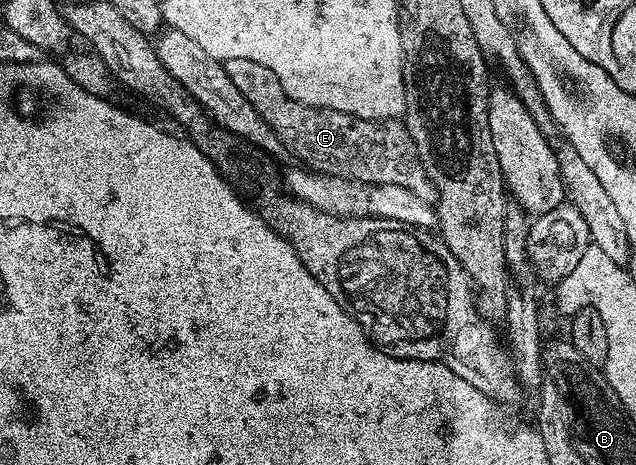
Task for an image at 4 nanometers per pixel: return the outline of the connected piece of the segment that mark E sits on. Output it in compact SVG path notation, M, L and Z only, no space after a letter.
M228 59L225 61L228 79L236 85L240 95L256 107L260 119L276 131L283 146L299 157L303 166L330 177L344 177L347 181L363 181L365 185L395 185L412 191L424 203L437 206L436 183L424 171L418 158L412 135L398 119L371 119L366 115L321 109L305 105L289 97L280 87L280 79L272 75L268 67L252 63L252 59Z

